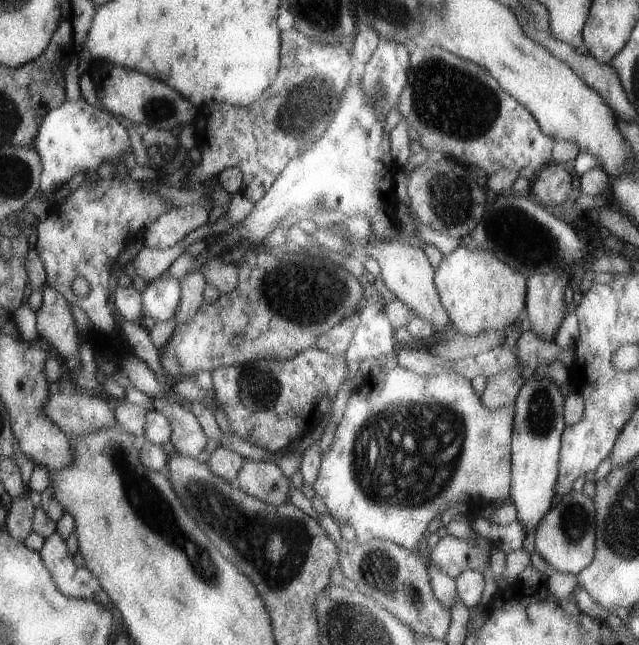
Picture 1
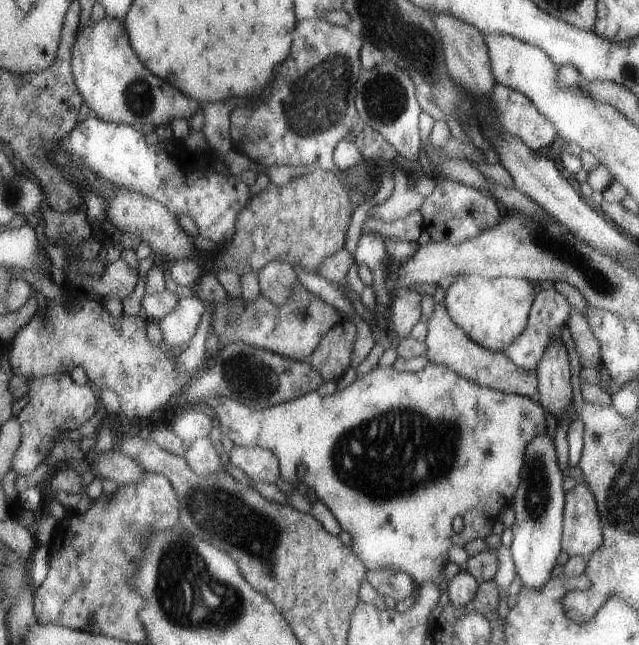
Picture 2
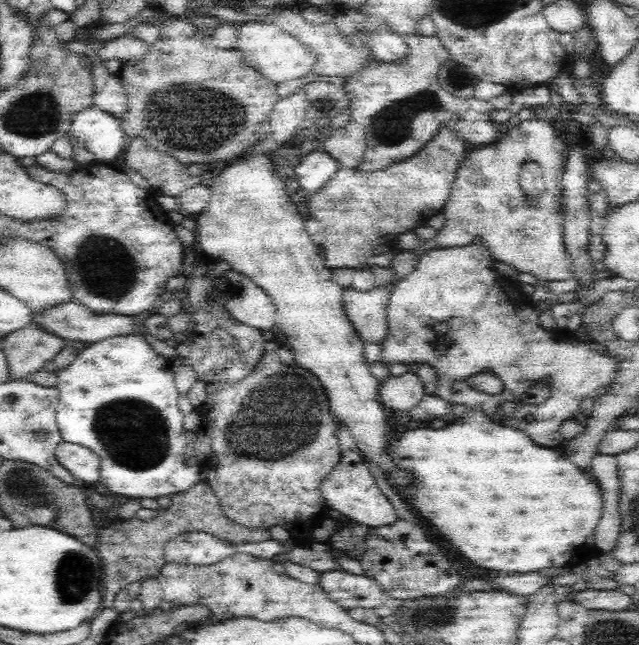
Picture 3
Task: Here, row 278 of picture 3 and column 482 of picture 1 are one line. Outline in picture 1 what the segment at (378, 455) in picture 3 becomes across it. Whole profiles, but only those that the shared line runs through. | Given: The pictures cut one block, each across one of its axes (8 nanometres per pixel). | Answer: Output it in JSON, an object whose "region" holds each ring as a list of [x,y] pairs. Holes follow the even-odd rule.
{"region":[[[460,244],[454,251],[443,255],[440,265],[435,269],[435,285],[443,309],[449,316],[456,332],[467,337],[488,333],[489,331],[506,331],[506,334],[508,334],[526,306],[527,277],[526,274],[511,269],[491,252],[479,248],[470,250]]]}

